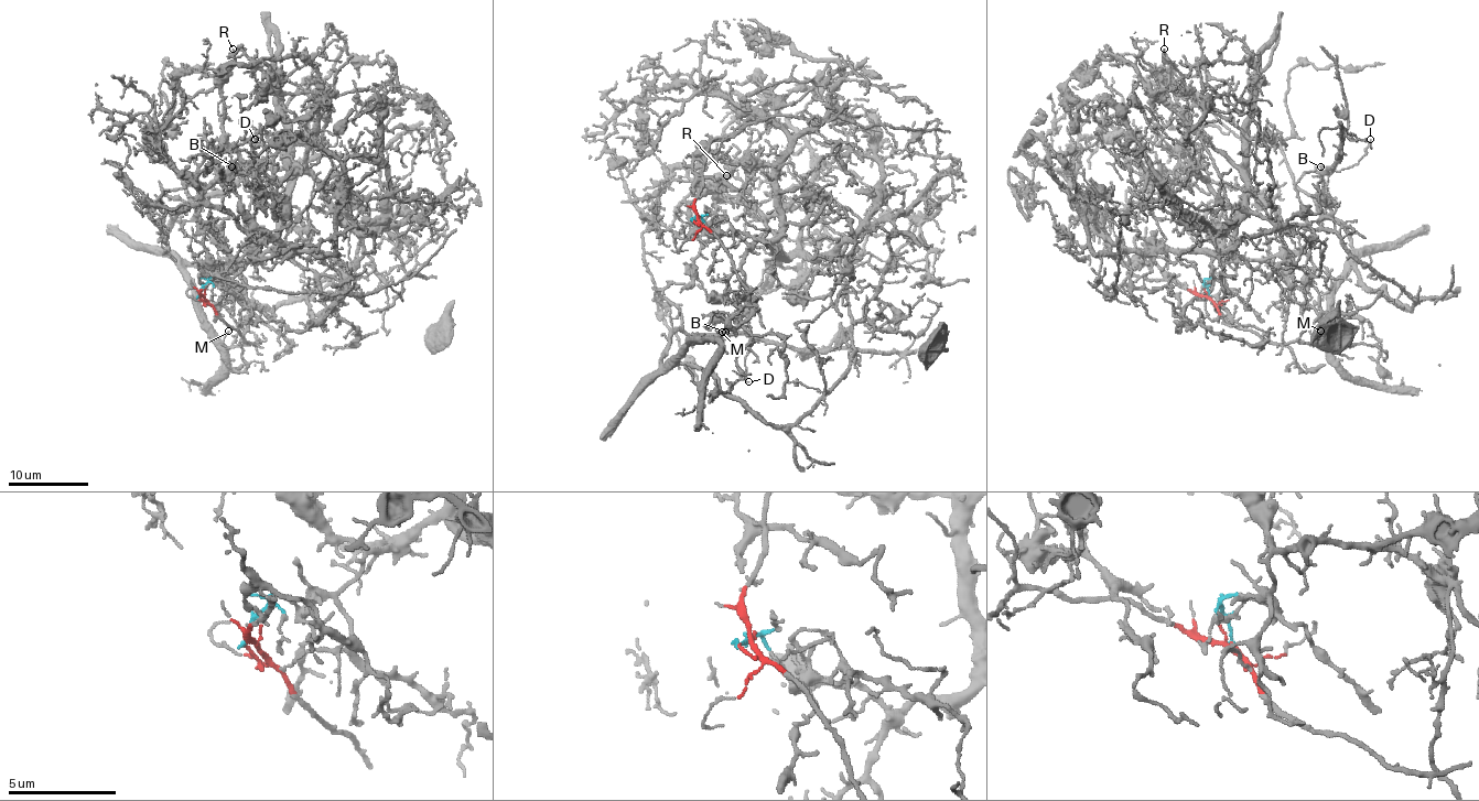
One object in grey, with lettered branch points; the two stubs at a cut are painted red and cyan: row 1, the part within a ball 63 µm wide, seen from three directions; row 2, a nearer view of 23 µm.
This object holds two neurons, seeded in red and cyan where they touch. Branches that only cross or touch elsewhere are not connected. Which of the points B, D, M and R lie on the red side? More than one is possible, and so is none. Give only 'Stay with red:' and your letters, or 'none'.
Stay with red: B, D, M

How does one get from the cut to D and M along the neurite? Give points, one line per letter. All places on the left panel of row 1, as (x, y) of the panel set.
D: (198, 298), (257, 342), (227, 346), (217, 336), (166, 229), (197, 199), (223, 197), (256, 175), (256, 139)
M: (198, 298), (254, 344), (257, 342), (225, 346), (223, 339), (229, 332)

